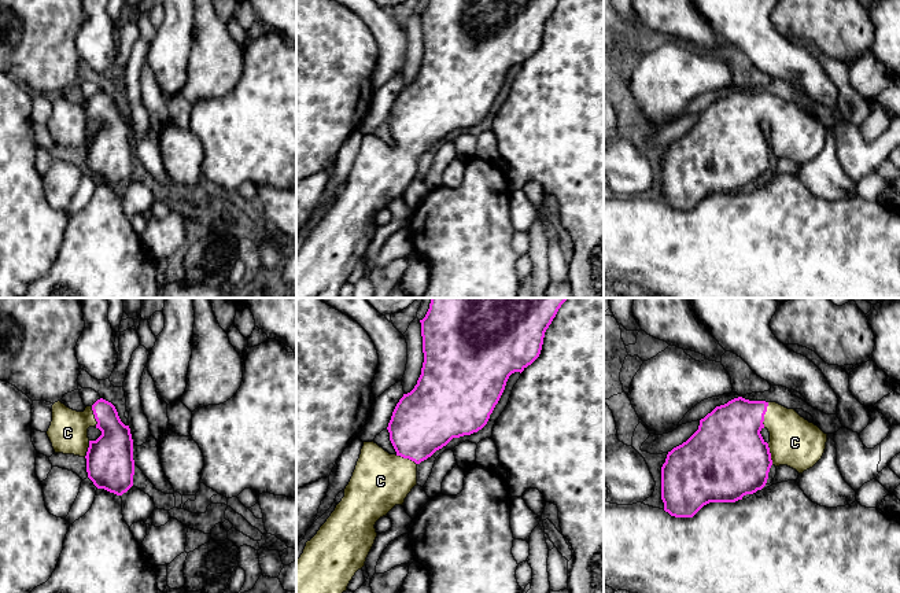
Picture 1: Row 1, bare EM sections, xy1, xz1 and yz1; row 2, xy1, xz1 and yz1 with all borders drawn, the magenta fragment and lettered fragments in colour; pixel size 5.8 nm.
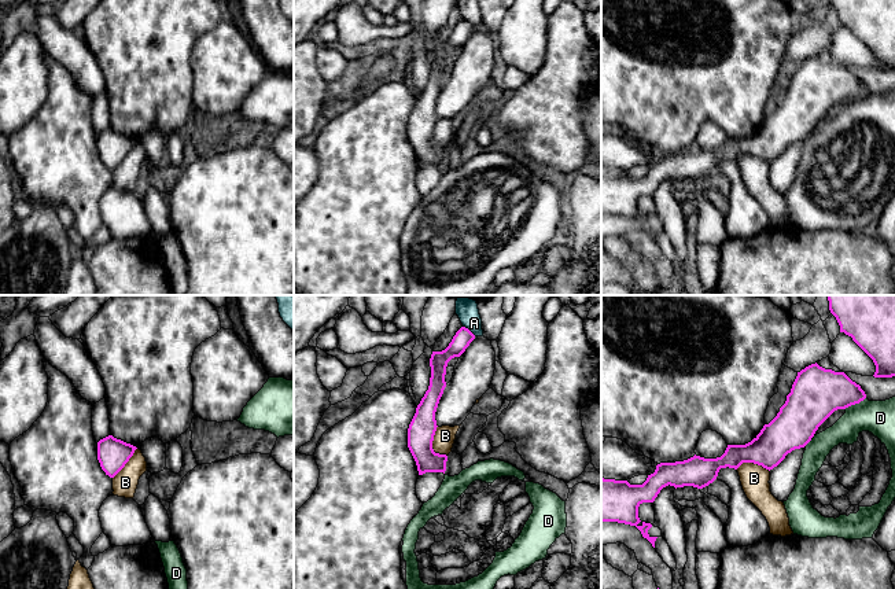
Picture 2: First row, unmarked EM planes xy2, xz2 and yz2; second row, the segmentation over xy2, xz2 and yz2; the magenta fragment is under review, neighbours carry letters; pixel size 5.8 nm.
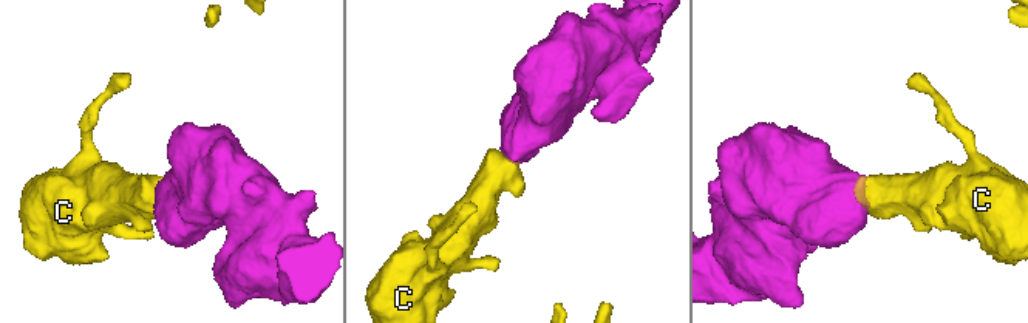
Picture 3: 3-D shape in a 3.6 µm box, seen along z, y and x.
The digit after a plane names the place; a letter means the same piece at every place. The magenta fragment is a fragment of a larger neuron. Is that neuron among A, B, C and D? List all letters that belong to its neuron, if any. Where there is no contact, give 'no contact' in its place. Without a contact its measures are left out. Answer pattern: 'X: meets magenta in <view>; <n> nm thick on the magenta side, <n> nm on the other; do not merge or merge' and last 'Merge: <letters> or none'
A: meets magenta in xz2; 100 nm thick on the magenta side, 120 nm on the other; do not merge
B: meets magenta in xz2; 160 nm thick on the magenta side, 120 nm on the other; do not merge
C: meets magenta in yz1; 360 nm thick on the magenta side, 280 nm on the other; merge
D: meets magenta in yz2; 300 nm thick on the magenta side, 190 nm on the other; do not merge
Merge: C

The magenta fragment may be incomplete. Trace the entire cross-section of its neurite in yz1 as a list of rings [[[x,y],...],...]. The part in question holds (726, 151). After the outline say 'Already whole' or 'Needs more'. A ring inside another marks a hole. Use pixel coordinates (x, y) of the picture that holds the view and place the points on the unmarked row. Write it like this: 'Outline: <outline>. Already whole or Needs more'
Outline: [[[734,91],[716,99],[686,135],[668,144],[661,159],[664,203],[675,210],[693,210],[709,195],[742,192],[766,178],[772,158],[788,158],[798,166],[812,161],[822,151],[826,135],[827,126],[794,102]]]. Needs more

